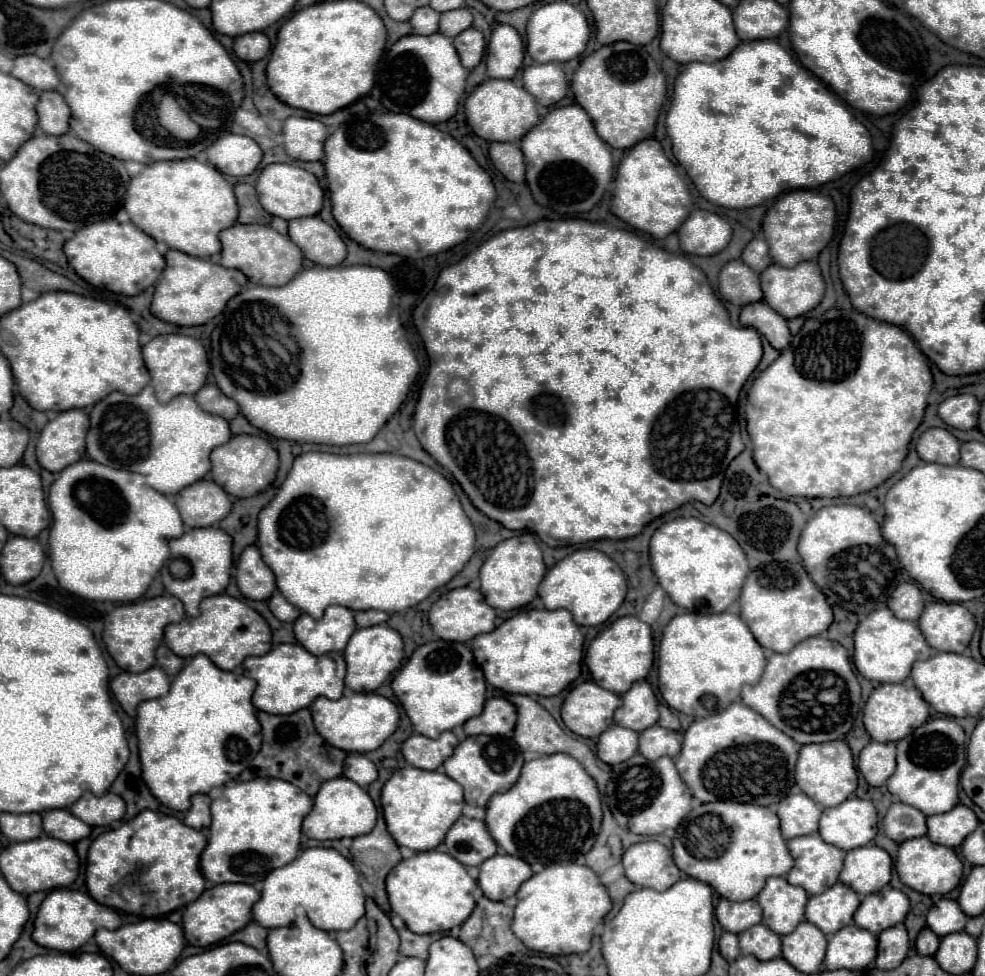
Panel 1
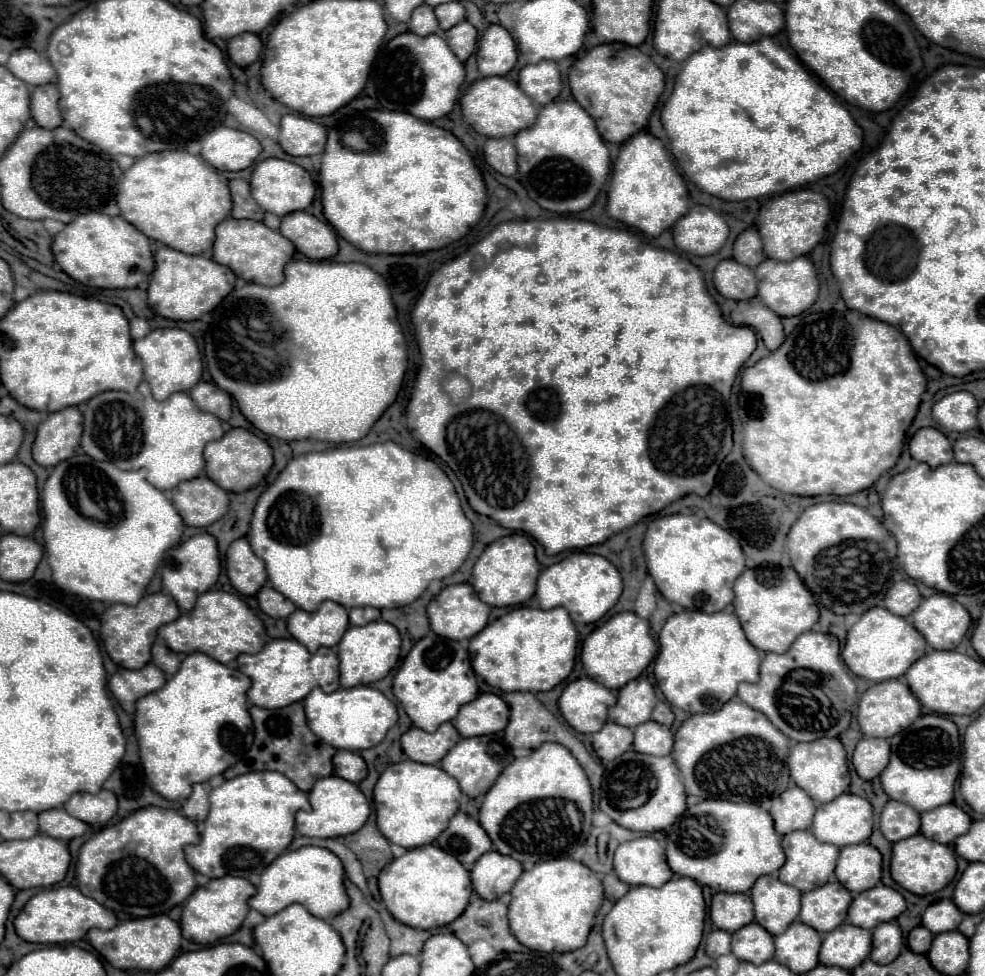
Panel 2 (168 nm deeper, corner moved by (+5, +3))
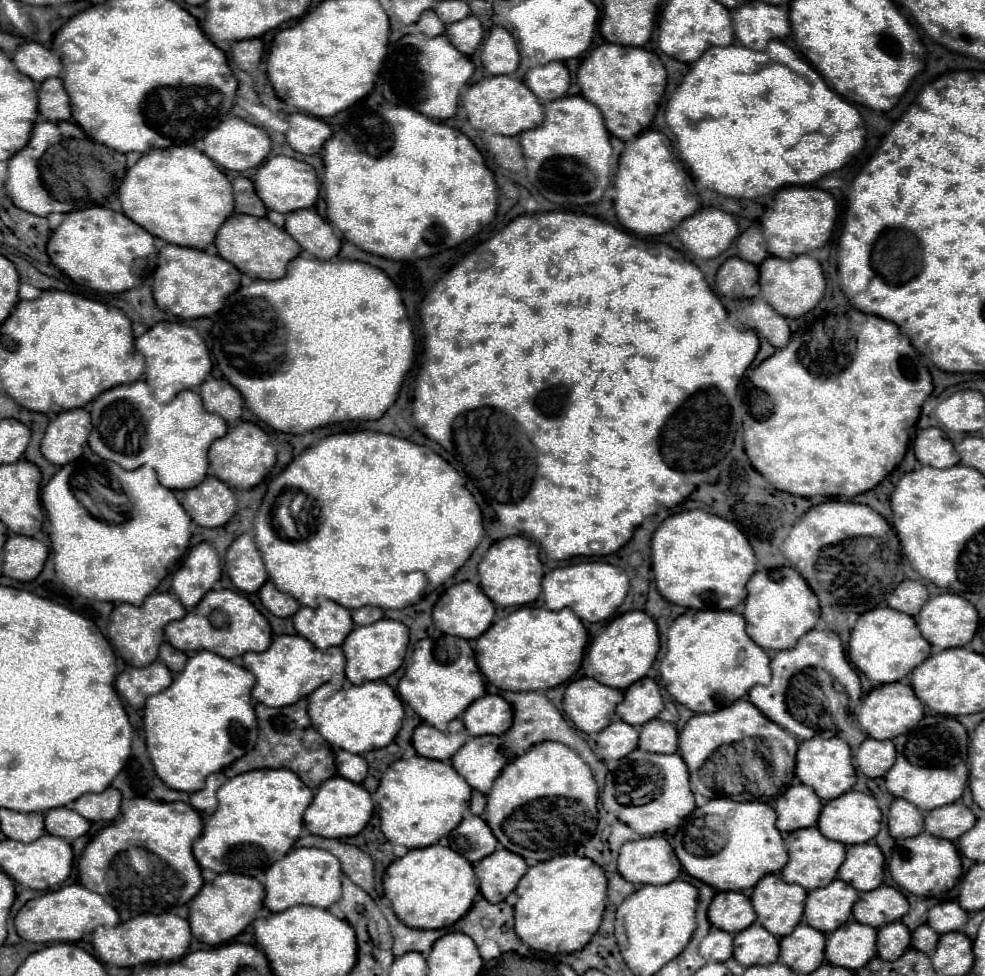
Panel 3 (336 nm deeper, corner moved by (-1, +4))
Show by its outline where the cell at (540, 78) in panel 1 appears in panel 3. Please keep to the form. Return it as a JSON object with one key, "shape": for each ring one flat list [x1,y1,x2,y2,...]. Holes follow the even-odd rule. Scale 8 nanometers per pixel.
{"shape":[[549,61,549,65,531,67,525,83,541,101,553,101,567,93,569,79,571,77,563,61]]}

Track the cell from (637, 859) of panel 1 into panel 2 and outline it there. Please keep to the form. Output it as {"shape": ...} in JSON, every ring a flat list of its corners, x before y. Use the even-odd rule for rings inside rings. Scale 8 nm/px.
{"shape":[[637,838,623,842,615,850,613,866,619,880,631,886,647,884,659,888,673,878,673,872,667,866,665,850,655,838]]}

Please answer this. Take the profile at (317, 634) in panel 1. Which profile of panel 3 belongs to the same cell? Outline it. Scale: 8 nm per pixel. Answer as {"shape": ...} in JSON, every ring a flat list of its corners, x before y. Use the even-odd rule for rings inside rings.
{"shape":[[323,601,319,609,301,607,293,615,293,627,305,639,309,639,319,649,341,645,351,633,353,617,351,609,345,609,337,601]]}

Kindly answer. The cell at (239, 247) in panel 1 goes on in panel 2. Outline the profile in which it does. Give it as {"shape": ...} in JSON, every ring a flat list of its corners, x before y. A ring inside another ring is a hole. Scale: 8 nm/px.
{"shape":[[225,218,223,222,217,224,215,228,215,244,213,244,213,260,229,266,239,278,263,286,277,286,283,282,283,268,291,260,295,246,283,238,277,230,267,228,263,222,255,220,235,220,235,218]]}

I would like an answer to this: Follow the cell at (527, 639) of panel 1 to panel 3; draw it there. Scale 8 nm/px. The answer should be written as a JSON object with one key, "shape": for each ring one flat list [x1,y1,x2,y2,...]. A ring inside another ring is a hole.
{"shape":[[519,607,513,613,509,613,505,619,493,623,477,639,475,657,477,657,481,673,499,689,511,689,511,691,549,689,569,679,579,669,585,643,587,643,587,631,583,627,583,621,571,609,551,611,545,607]]}

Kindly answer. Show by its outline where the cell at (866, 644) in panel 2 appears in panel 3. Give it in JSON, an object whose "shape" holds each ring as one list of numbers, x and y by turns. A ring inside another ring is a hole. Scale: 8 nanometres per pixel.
{"shape":[[879,607,859,617,849,641,849,659,873,681,887,683,909,675,925,657,931,655,929,641,921,635,917,619,891,607]]}

